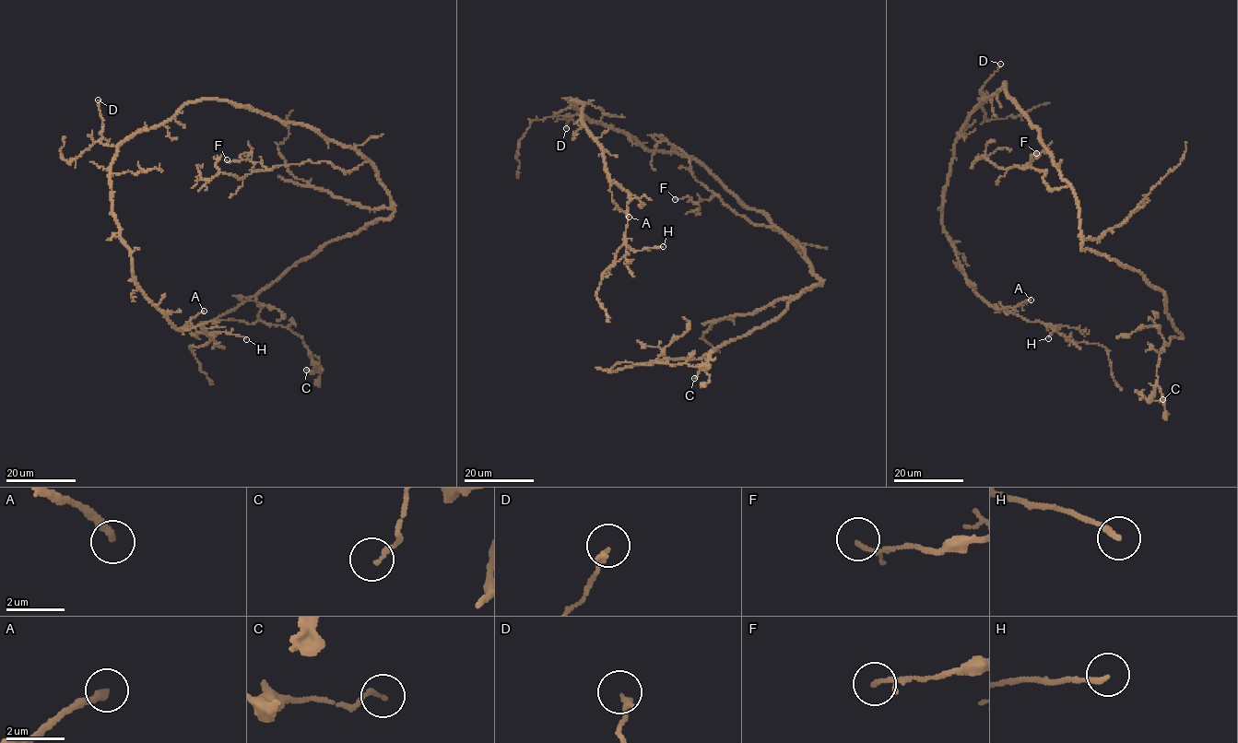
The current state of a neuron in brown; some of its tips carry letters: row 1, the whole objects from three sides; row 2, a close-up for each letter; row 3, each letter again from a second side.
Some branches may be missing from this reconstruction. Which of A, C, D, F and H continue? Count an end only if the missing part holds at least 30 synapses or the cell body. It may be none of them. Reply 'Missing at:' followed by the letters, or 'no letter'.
Missing at: A

